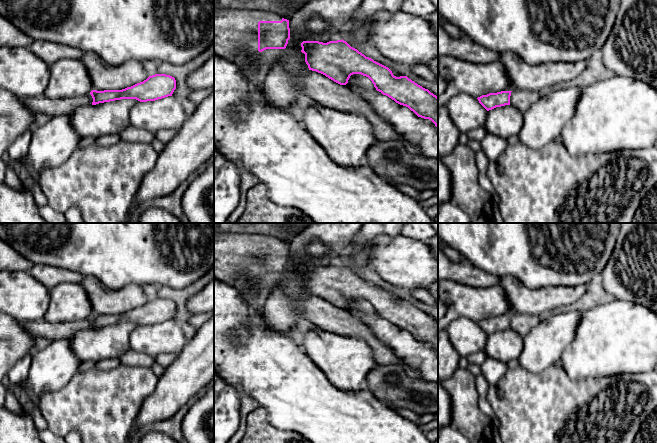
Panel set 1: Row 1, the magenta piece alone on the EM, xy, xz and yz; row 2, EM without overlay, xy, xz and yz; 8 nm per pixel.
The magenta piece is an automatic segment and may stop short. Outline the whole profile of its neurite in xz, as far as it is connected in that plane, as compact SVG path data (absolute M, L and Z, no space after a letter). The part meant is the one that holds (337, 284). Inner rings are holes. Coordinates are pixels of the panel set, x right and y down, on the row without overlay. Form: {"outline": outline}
{"outline": "M343 263L327 267L303 265L301 271L301 276L305 278L305 286L309 292L300 302L303 318L308 319L323 330L365 341L371 348L377 365L400 364L407 375L422 379L422 376L399 358L389 345L381 342L367 324L353 317L345 309L353 298L366 300L372 305L377 315L388 320L396 327L408 331L418 341L431 344L438 352L438 321L436 319L407 300L394 300L388 291L366 281Z"}

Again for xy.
{"outline": "M166 298L149 300L143 306L122 314L92 314L81 321L49 323L42 320L21 323L23 328L33 337L49 340L71 339L78 331L96 329L121 323L136 323L140 326L155 325L172 320L176 313L174 301Z"}

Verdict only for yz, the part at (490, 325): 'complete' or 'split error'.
split error

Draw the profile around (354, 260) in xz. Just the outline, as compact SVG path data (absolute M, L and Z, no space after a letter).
M363 223L354 239L357 250L347 250L343 254L343 264L355 273L360 268L371 269L368 263L368 246L379 236L400 235L405 224L407 223Z

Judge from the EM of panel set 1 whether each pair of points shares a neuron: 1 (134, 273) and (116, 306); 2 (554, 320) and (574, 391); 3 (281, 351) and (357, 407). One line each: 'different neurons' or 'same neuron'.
1: different neurons
2: different neurons
3: same neuron

